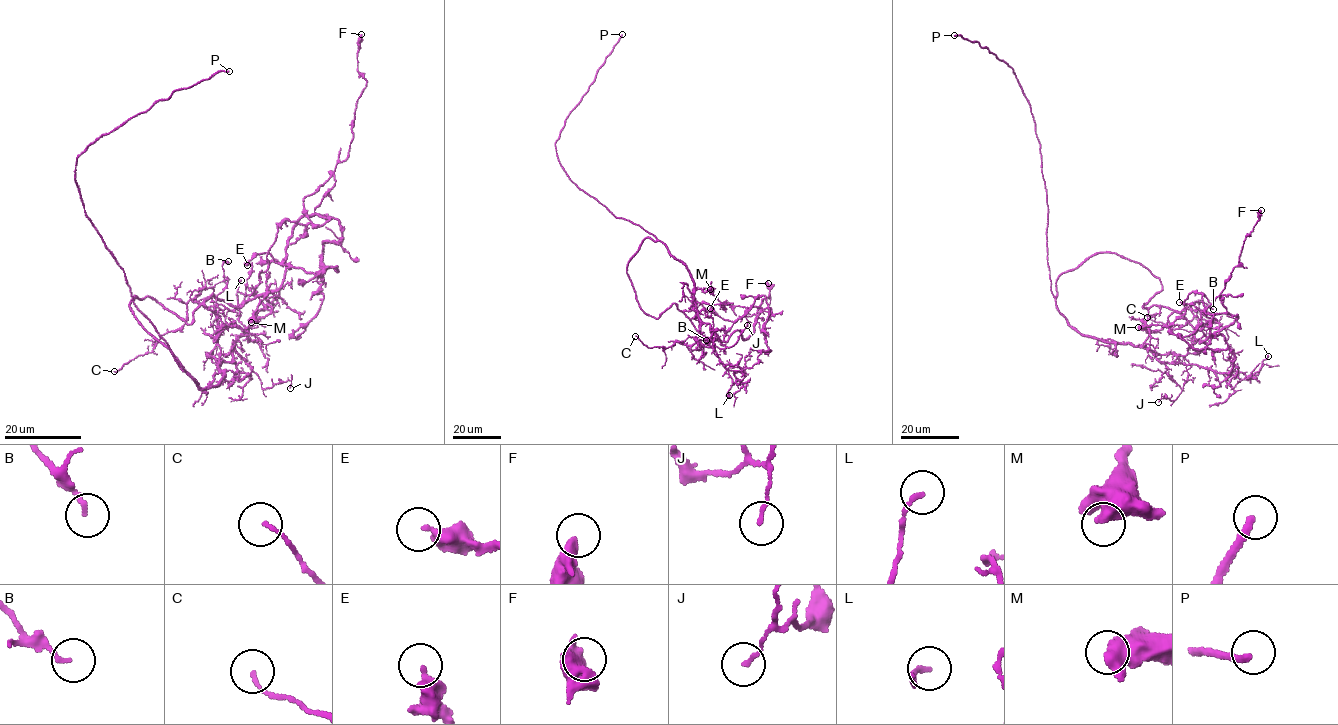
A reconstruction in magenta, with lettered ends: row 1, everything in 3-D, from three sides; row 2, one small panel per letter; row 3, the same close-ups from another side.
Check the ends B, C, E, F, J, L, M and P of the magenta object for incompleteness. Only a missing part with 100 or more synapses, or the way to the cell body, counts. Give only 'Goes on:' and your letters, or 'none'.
Goes on: P

